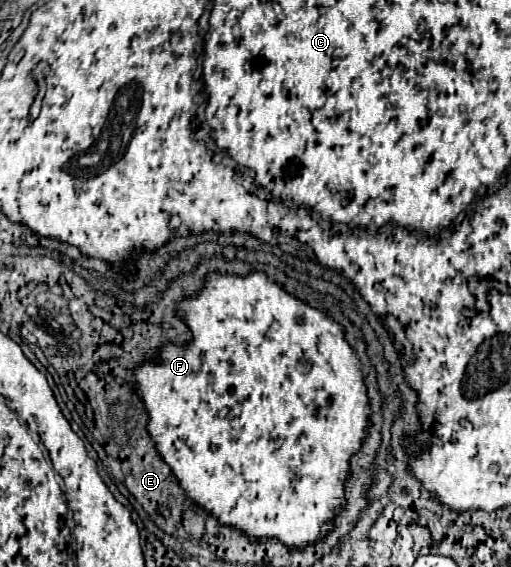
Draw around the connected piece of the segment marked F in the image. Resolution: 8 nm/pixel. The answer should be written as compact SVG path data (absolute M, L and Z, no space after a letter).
M255 270L255 272L249 272L249 276L209 272L209 274L205 276L205 286L203 286L197 294L187 296L187 298L183 298L183 300L177 302L177 318L189 328L191 340L189 340L187 344L177 344L175 340L165 342L161 348L155 350L153 360L141 362L141 364L137 364L137 366L133 368L133 376L135 376L135 394L141 398L145 410L147 410L147 416L149 416L147 432L149 432L151 440L155 442L155 448L157 448L161 460L171 468L173 476L177 478L177 482L179 482L181 490L185 492L187 500L191 500L195 506L203 508L203 510L209 512L213 518L217 518L221 526L231 526L231 528L243 532L245 536L249 536L249 538L253 538L253 540L263 540L263 538L267 538L267 540L279 540L279 542L281 542L283 546L287 546L289 550L303 550L303 548L309 546L309 544L317 544L317 542L325 540L327 534L335 530L335 522L333 522L333 520L335 520L335 510L337 510L339 506L343 506L343 502L345 502L345 484L349 482L349 478L351 478L351 474L353 474L353 470L351 470L351 460L353 460L353 458L357 456L357 452L361 450L363 440L369 436L367 428L371 426L371 404L369 404L369 394L367 394L367 384L365 384L365 376L367 376L367 374L363 372L363 366L361 366L359 356L355 354L353 346L345 340L345 328L343 328L335 318L331 318L327 312L321 312L321 310L313 308L309 302L305 302L305 300L301 300L301 298L289 294L279 282L275 282L273 278L269 278L267 272L257 272L257 270Z

